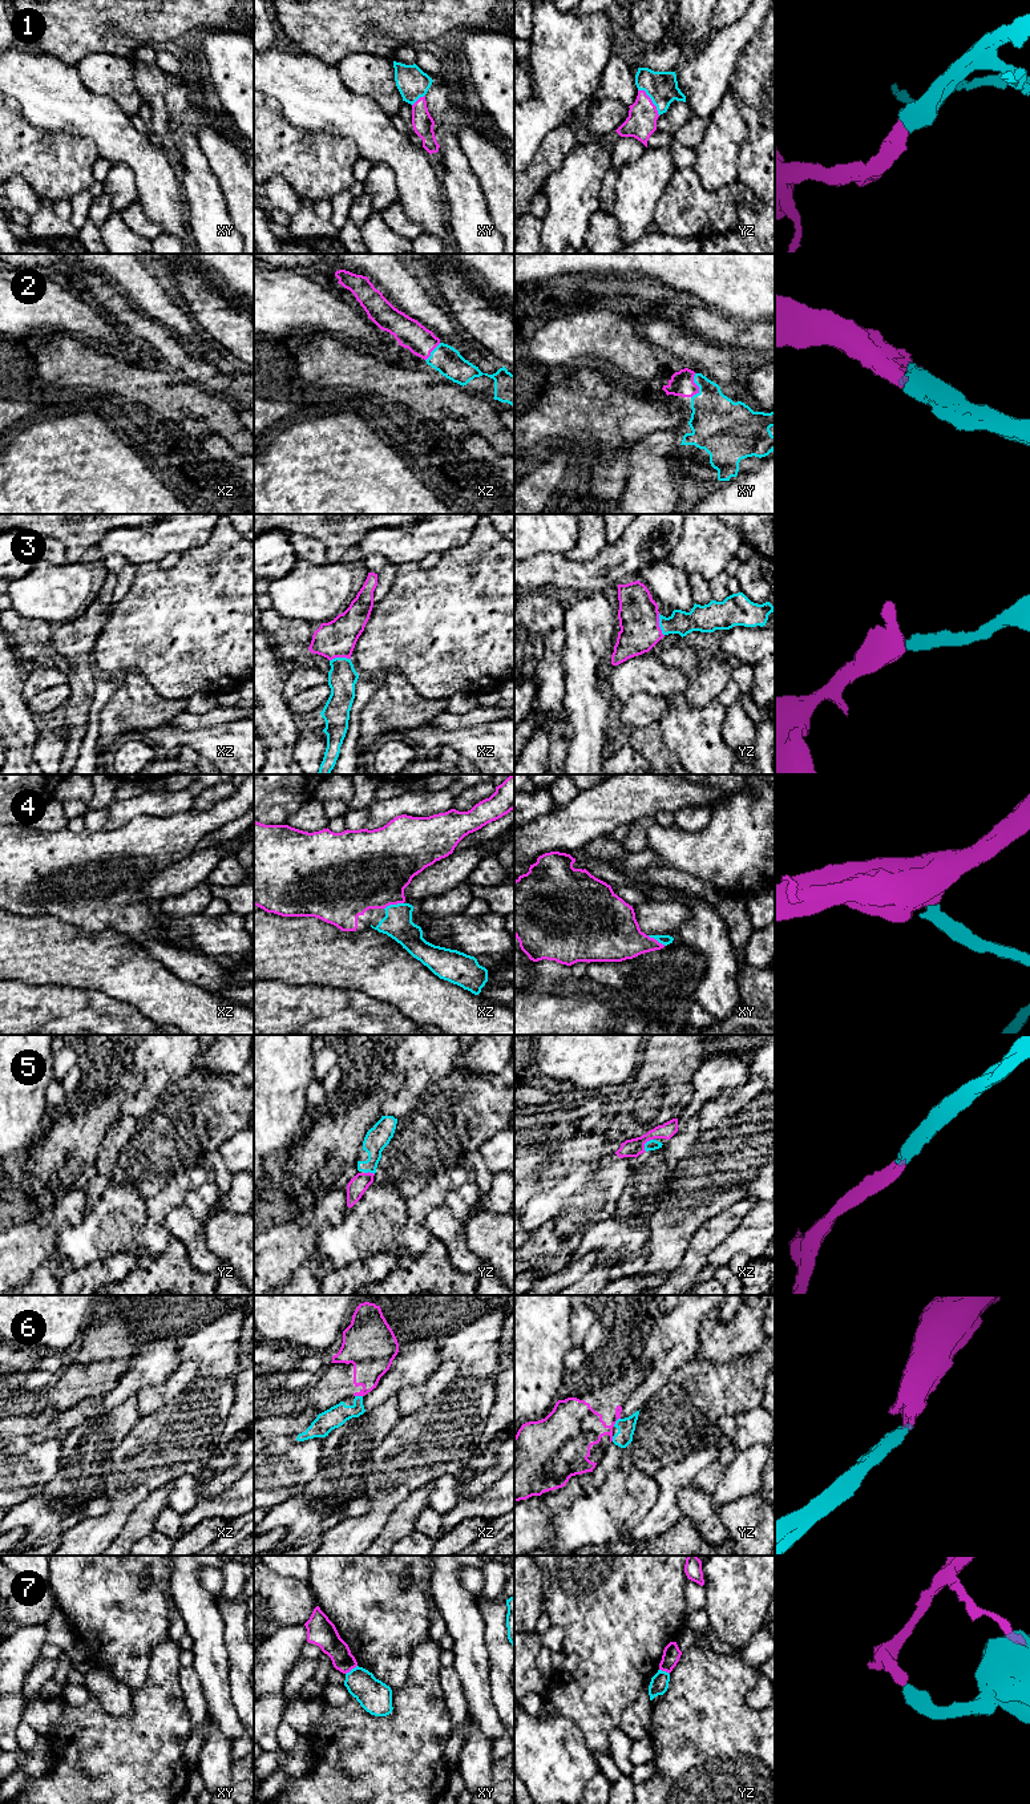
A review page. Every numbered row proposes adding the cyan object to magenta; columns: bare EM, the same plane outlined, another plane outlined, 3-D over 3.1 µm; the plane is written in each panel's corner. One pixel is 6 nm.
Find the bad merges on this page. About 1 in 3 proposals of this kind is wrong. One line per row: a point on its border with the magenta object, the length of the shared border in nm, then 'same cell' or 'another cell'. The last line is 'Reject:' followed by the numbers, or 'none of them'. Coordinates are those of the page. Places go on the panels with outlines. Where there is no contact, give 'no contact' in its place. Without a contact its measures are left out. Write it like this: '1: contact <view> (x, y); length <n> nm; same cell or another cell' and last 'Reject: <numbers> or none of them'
1: contact yz (650, 100); length 200 nm; same cell
2: contact xy (697, 385); length 150 nm; same cell
3: contact yz (658, 625); length 140 nm; same cell
4: contact xz (394, 903); length 130 nm; same cell
5: contact xz (645, 1143); length 90 nm; same cell
6: contact yz (616, 1420); length 70 nm; another cell
7: contact xy (351, 1669); length 90 nm; another cell
Reject: 6, 7

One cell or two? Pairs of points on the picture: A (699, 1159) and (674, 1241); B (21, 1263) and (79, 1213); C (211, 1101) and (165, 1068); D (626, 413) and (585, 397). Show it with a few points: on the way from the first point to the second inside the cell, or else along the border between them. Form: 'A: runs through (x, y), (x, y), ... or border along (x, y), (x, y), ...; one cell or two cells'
A: runs through (699, 1178), (699, 1186), (675, 1221); one cell
B: runs through (28, 1246), (61, 1213); one cell
C: border along (192, 1067), (184, 1076), (170, 1082), (157, 1100); two cells
D: runs through (616, 405), (596, 404); one cell

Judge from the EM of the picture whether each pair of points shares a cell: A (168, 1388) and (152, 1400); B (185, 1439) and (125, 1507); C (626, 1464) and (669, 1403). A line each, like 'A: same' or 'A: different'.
A: same
B: same
C: same

